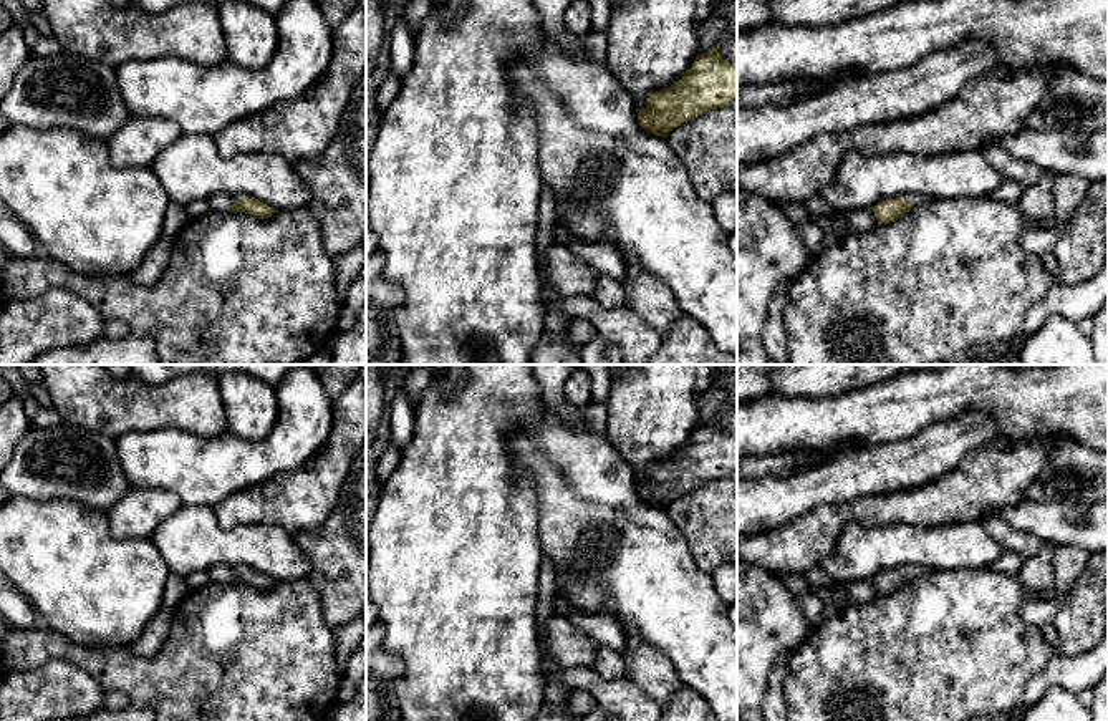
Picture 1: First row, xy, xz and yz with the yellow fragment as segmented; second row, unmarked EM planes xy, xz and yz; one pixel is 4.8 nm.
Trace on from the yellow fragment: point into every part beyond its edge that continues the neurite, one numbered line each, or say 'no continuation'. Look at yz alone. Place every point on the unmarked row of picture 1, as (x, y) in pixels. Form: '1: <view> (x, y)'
1: yz (913, 570)

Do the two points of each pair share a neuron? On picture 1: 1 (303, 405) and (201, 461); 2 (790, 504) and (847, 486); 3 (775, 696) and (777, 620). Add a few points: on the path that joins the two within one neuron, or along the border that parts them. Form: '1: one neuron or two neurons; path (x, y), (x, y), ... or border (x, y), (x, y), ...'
1: one neuron; path (290, 435), (260, 461), (231, 461)
2: one neuron; path (804, 491), (833, 486)
3: two neurons; border (792, 650), (784, 652), (777, 658), (764, 698)

